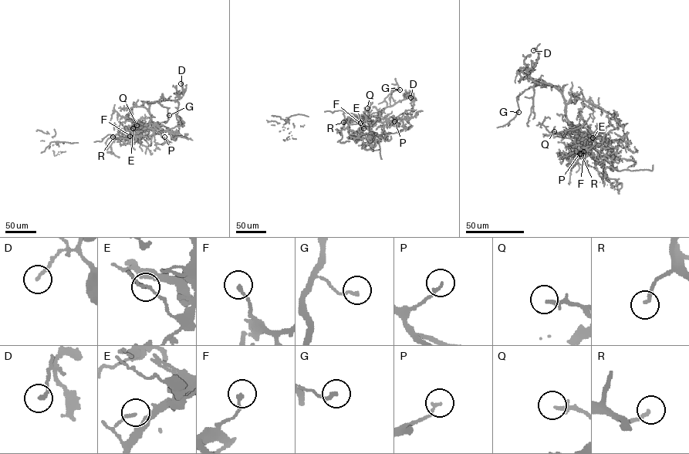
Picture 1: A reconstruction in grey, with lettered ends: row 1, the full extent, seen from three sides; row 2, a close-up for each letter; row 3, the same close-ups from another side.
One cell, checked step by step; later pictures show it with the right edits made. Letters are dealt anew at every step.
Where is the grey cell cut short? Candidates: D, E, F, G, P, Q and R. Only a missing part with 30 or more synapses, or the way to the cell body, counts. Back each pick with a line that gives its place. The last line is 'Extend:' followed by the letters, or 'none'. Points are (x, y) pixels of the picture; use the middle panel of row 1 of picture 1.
R: at (343, 122)
Extend: R

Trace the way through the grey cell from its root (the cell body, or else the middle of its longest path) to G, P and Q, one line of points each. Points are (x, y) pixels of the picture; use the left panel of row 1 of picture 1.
G: (128, 139), (135, 140), (136, 133), (148, 125), (149, 106), (154, 101), (167, 107), (169, 115)
P: (128, 139), (135, 140), (136, 133), (147, 127), (164, 137)
Q: (128, 139), (135, 140), (136, 133), (145, 127), (136, 125)

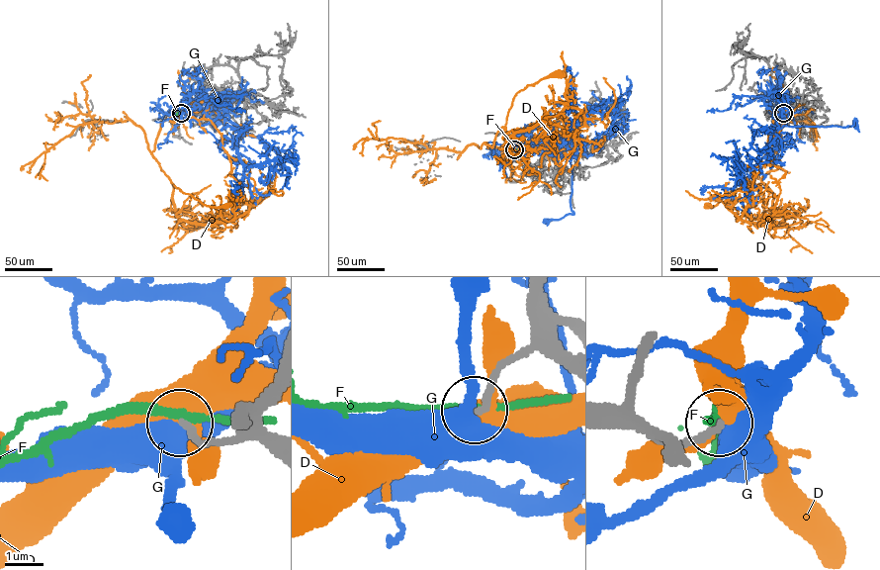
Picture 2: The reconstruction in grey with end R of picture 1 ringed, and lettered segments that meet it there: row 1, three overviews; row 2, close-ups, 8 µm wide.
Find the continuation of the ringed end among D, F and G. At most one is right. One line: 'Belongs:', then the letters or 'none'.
Belongs: none

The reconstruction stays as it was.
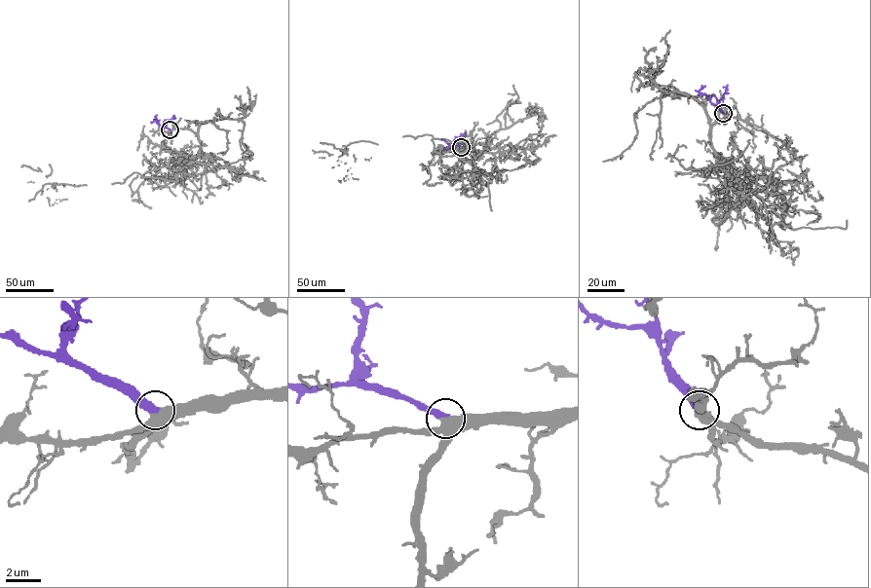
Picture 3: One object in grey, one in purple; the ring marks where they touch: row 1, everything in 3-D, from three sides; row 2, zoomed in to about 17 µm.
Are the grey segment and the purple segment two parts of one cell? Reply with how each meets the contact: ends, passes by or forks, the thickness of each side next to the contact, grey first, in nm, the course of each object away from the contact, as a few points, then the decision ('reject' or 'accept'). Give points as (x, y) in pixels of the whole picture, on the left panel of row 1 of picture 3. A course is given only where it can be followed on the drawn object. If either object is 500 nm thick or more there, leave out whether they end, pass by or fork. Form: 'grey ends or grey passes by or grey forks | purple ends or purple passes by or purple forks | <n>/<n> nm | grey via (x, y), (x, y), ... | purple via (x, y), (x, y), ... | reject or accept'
grey forks | purple ends | 400/400 nm | grey via (170, 129), (191, 129), (200, 143), (175, 182), (133, 172), (122, 183), (53, 184), (67, 199) | purple via (170, 129), (164, 121), (173, 115) | accept

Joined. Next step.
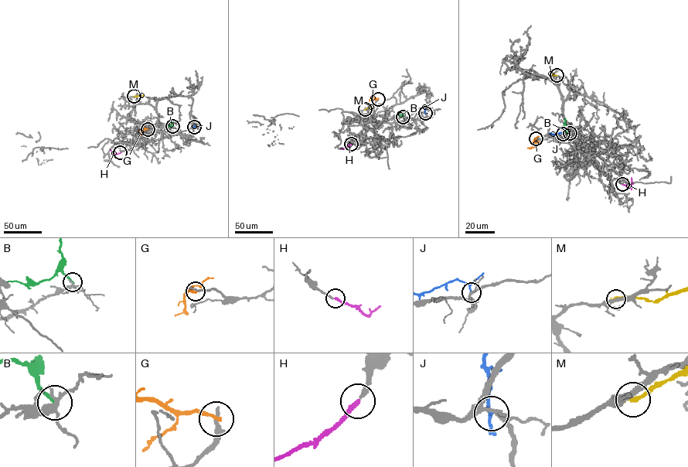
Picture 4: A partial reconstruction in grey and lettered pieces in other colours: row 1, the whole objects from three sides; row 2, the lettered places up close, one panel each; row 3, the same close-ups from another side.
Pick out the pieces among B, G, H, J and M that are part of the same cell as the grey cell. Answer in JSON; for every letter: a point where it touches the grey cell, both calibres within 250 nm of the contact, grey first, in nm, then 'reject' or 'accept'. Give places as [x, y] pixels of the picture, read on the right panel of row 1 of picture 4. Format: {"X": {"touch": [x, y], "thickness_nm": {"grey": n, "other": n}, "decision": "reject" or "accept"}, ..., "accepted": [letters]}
{"B": {"touch": [570, 133], "thickness_nm": {"grey": 240, "other": 200}, "decision": "reject"}, "G": {"touch": [536, 138], "thickness_nm": {"grey": 300, "other": 200}, "decision": "reject"}, "H": {"touch": [622, 184], "thickness_nm": {"grey": 180, "other": 260}, "decision": "accept"}, "J": {"touch": [563, 134], "thickness_nm": {"grey": 180, "other": 120}, "decision": "reject"}, "M": {"touch": [556, 75], "thickness_nm": {"grey": 360, "other": 240}, "decision": "reject"}, "accepted": ["H"]}

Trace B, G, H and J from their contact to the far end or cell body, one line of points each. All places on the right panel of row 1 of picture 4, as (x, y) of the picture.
B: (570, 133), (564, 124), (564, 119)
G: (536, 138), (536, 144), (527, 148)
H: (622, 184), (631, 185), (631, 178)
J: (562, 134), (549, 133)

